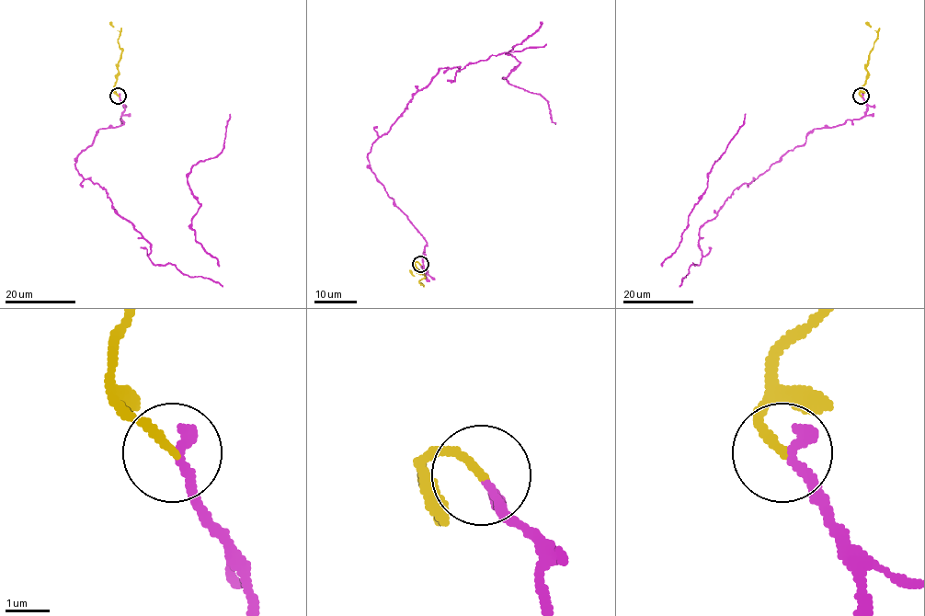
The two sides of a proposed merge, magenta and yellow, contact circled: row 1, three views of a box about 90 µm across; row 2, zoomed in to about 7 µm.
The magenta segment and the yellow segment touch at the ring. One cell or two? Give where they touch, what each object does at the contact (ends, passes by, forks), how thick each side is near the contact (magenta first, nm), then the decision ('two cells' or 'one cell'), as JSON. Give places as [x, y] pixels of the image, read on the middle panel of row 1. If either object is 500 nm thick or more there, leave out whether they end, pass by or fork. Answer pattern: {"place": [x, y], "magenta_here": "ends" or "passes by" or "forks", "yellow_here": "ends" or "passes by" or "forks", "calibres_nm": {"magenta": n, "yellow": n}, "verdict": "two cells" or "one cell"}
{"place": [420, 264], "magenta_here": "ends", "yellow_here": "ends", "calibres_nm": {"magenta": 320, "yellow": 180}, "verdict": "one cell"}

